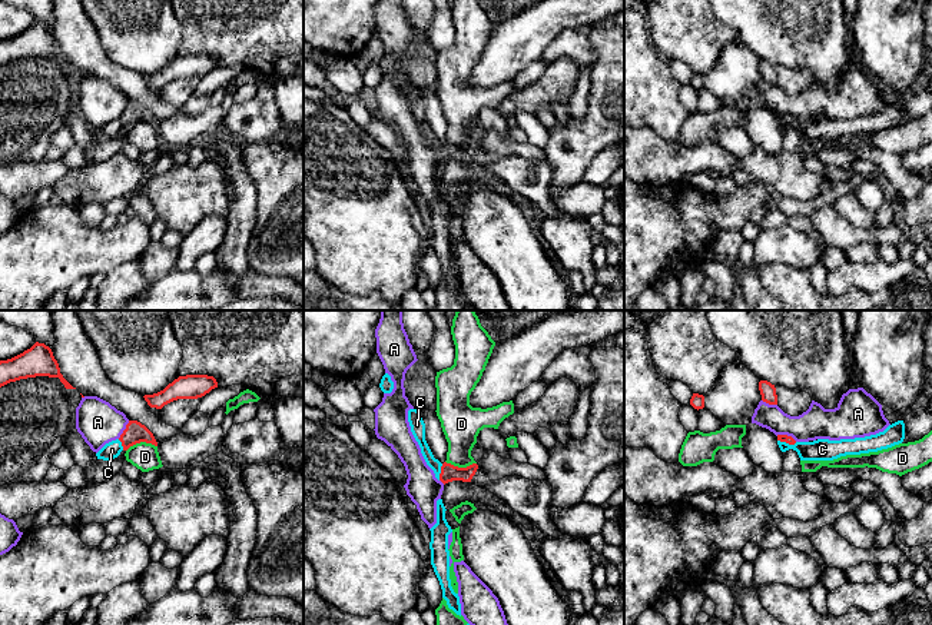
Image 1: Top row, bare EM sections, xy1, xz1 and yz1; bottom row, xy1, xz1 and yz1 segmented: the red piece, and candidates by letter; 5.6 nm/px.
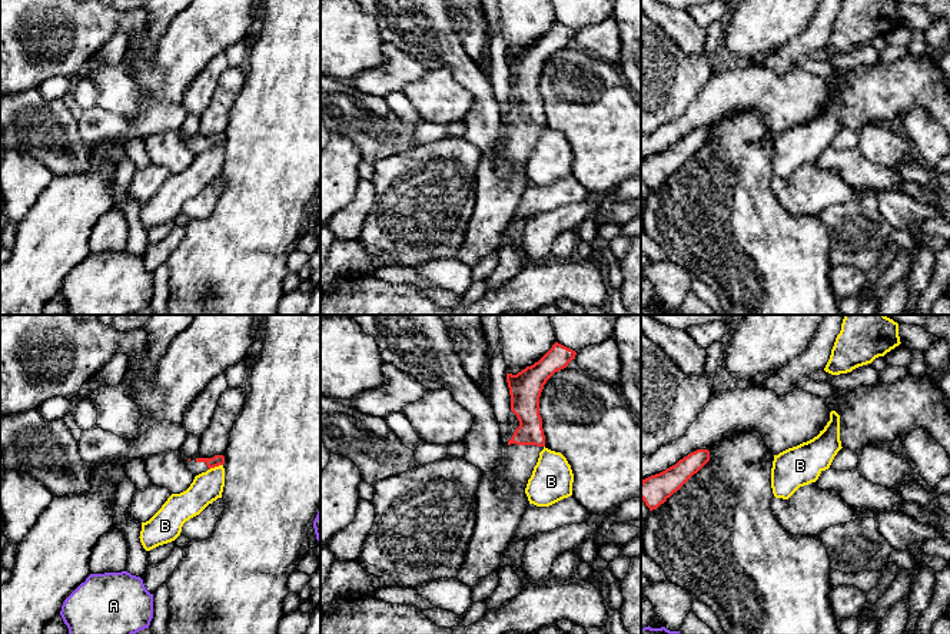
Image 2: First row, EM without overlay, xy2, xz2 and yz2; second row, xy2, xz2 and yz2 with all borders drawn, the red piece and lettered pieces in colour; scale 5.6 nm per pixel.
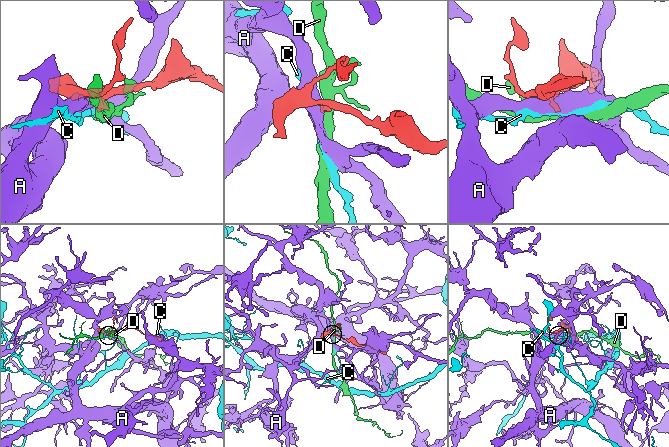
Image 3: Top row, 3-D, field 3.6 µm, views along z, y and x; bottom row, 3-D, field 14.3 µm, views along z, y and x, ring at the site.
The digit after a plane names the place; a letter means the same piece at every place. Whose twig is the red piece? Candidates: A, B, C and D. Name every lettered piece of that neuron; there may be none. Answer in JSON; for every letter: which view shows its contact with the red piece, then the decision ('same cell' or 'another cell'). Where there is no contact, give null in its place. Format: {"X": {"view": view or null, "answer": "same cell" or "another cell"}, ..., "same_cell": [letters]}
{"A": {"view": "yz1", "answer": "another cell"}, "B": {"view": "xy2", "answer": "another cell"}, "C": {"view": "yz1", "answer": "another cell"}, "D": {"view": "xy1", "answer": "another cell"}, "same_cell": []}

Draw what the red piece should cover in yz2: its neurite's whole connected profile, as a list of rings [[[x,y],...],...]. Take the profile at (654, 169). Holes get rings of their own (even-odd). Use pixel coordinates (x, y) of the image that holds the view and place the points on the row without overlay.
[[[697,129],[665,150],[641,160],[641,179],[650,190],[664,183],[710,140],[708,129]]]

